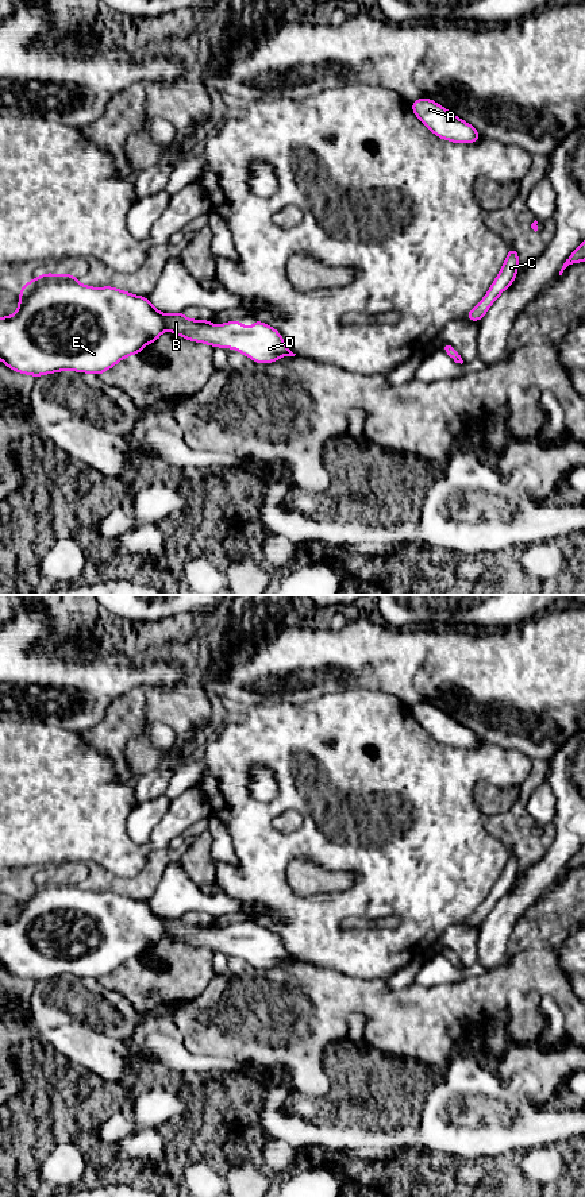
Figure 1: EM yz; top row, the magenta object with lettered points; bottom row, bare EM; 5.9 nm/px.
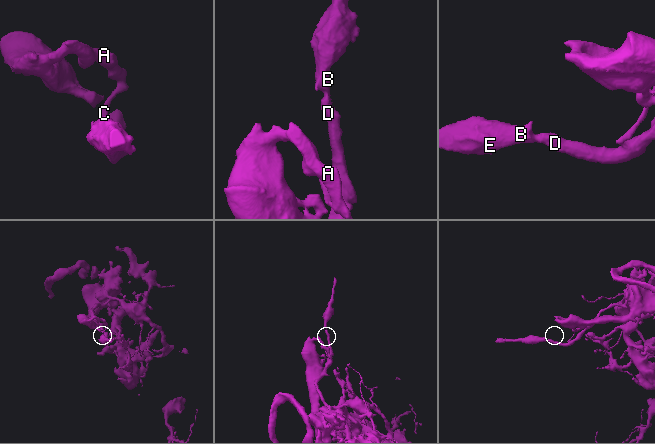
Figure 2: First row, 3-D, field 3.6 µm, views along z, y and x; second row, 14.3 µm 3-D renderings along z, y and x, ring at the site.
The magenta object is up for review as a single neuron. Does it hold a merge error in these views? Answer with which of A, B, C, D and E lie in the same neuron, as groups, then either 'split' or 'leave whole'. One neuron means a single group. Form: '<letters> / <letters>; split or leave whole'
A C / B D E; split

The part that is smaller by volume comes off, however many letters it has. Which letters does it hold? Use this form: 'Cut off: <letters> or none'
Cut off: B, D, E

